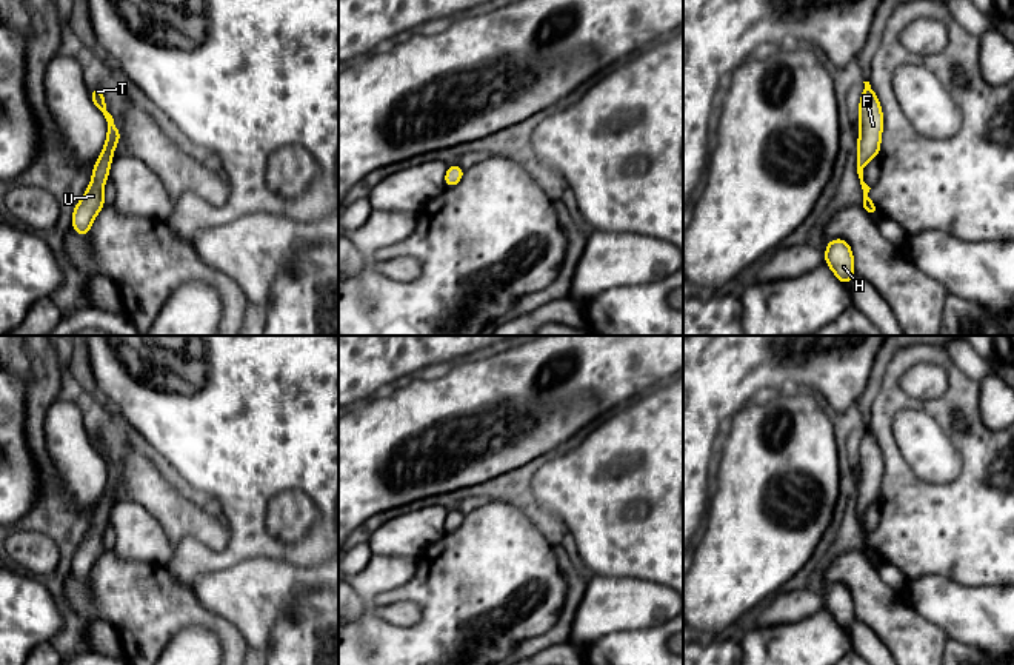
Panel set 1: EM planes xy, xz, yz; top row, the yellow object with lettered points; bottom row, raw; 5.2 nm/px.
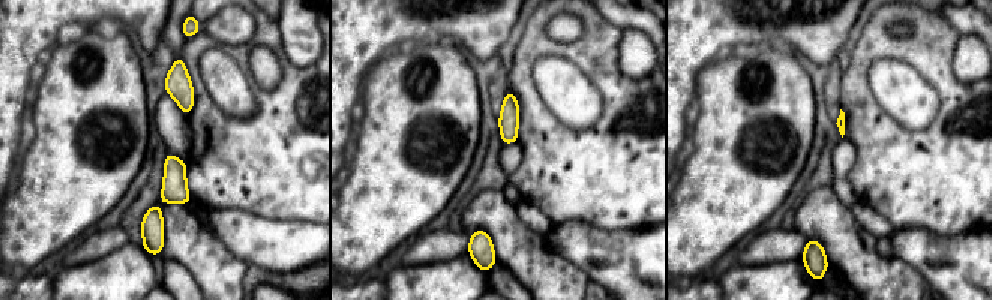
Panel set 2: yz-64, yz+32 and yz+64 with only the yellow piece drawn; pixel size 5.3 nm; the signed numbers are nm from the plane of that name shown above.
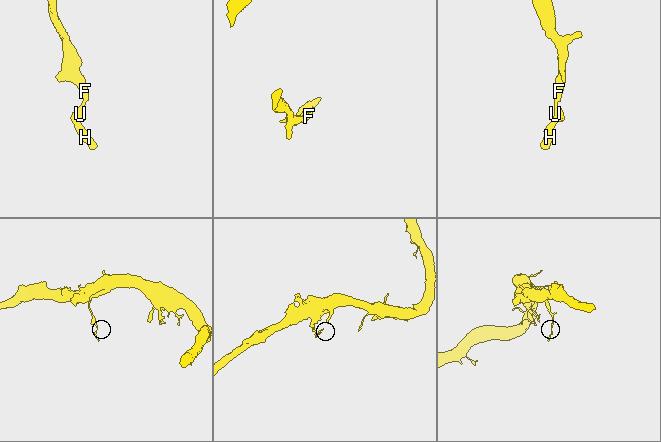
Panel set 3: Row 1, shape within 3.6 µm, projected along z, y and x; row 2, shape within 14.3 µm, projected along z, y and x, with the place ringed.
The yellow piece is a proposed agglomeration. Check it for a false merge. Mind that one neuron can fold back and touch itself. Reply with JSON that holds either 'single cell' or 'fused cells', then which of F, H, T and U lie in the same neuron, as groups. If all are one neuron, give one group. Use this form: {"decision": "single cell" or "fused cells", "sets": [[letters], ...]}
{"decision": "single cell", "sets": [["F", "H", "T", "U"]]}

